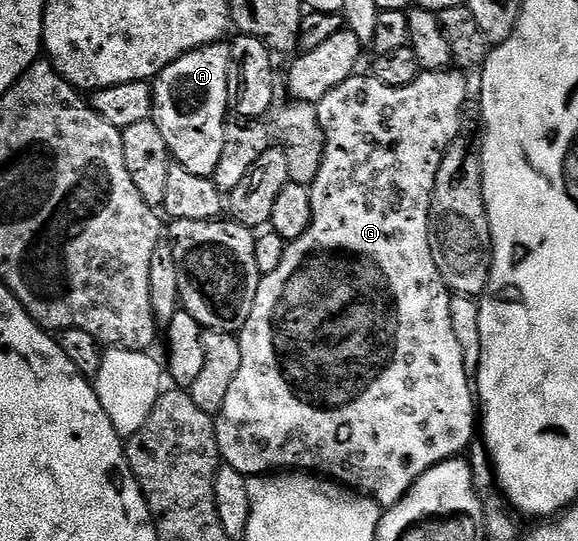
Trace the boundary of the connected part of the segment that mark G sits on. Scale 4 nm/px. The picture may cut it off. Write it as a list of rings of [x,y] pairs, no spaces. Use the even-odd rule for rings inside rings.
[[[446,68],[444,70],[426,70],[411,84],[403,88],[387,88],[379,84],[379,80],[372,76],[354,76],[348,78],[339,88],[327,92],[321,102],[316,103],[319,112],[319,124],[325,133],[325,151],[323,152],[323,164],[319,164],[319,176],[315,176],[312,186],[309,187],[311,196],[311,224],[299,240],[288,243],[283,252],[283,261],[279,263],[279,268],[275,272],[264,275],[259,284],[259,292],[255,292],[255,304],[251,304],[251,316],[247,316],[247,324],[239,332],[241,339],[241,351],[243,352],[243,361],[239,364],[239,373],[235,375],[235,381],[231,384],[231,389],[227,391],[227,400],[223,400],[223,408],[217,415],[215,421],[217,424],[217,443],[221,453],[222,463],[231,468],[235,468],[240,474],[246,476],[265,476],[270,472],[316,472],[342,486],[348,486],[351,490],[356,490],[358,494],[365,495],[366,498],[374,498],[378,506],[388,508],[399,504],[403,500],[406,492],[431,468],[435,468],[439,463],[446,462],[448,458],[455,458],[464,455],[470,449],[474,441],[473,429],[479,426],[479,406],[475,401],[475,390],[471,385],[471,375],[465,370],[463,364],[463,348],[459,348],[459,340],[455,340],[455,331],[451,328],[451,308],[449,300],[451,291],[446,286],[443,276],[439,276],[439,268],[435,268],[435,260],[431,256],[431,244],[429,243],[429,209],[431,208],[431,196],[435,188],[435,176],[439,172],[439,164],[447,152],[447,148],[457,139],[458,134],[462,133],[461,113],[465,110],[465,101],[469,98],[469,86],[465,83],[466,75],[456,68]]]

